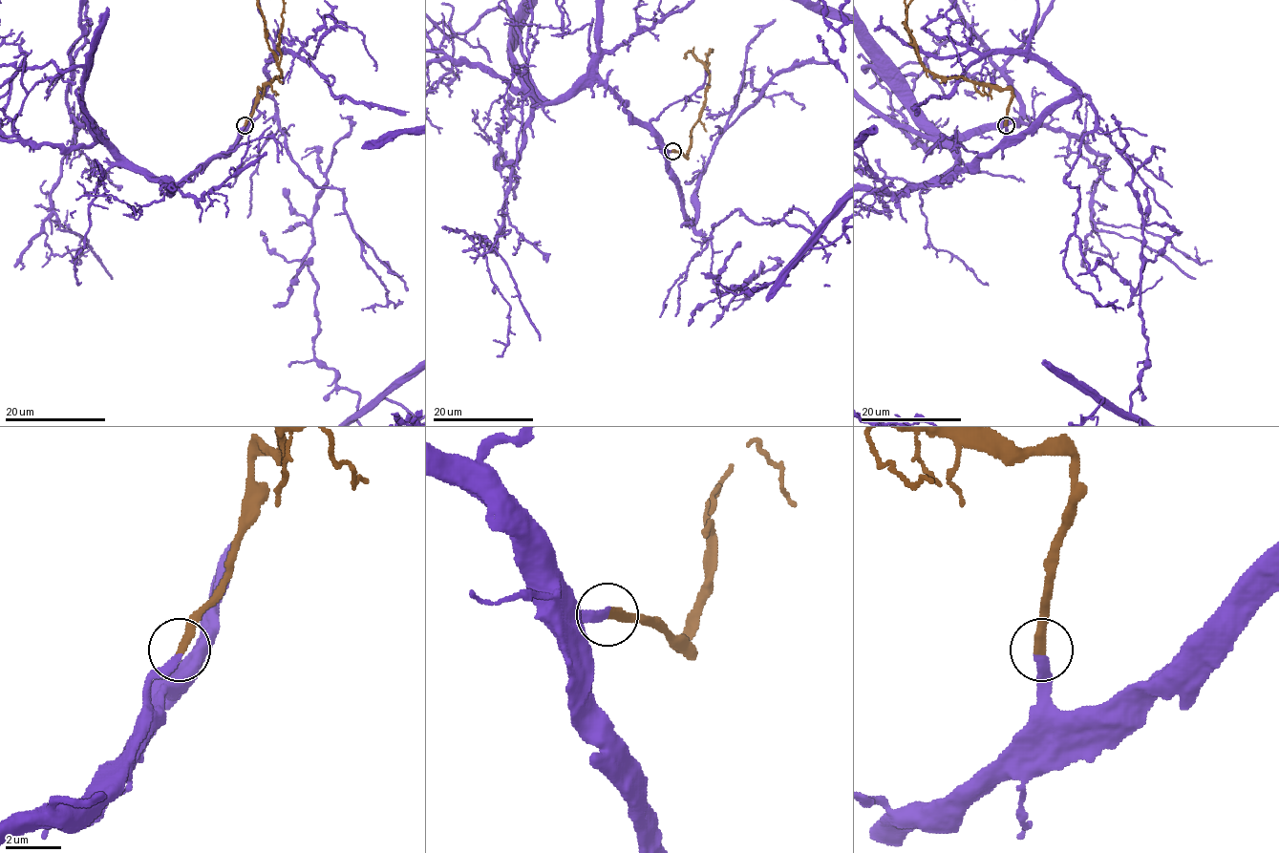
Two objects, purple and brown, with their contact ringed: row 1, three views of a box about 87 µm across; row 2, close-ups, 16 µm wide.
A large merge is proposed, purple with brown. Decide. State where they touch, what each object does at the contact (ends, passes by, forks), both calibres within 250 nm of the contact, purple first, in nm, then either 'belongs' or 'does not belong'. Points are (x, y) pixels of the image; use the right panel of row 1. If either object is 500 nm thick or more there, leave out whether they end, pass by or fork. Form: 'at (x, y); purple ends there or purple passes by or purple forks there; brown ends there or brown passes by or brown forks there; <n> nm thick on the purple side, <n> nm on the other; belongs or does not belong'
at (1006, 125); purple ends there; brown ends there; 300 nm thick on the purple side, 320 nm on the other; belongs

